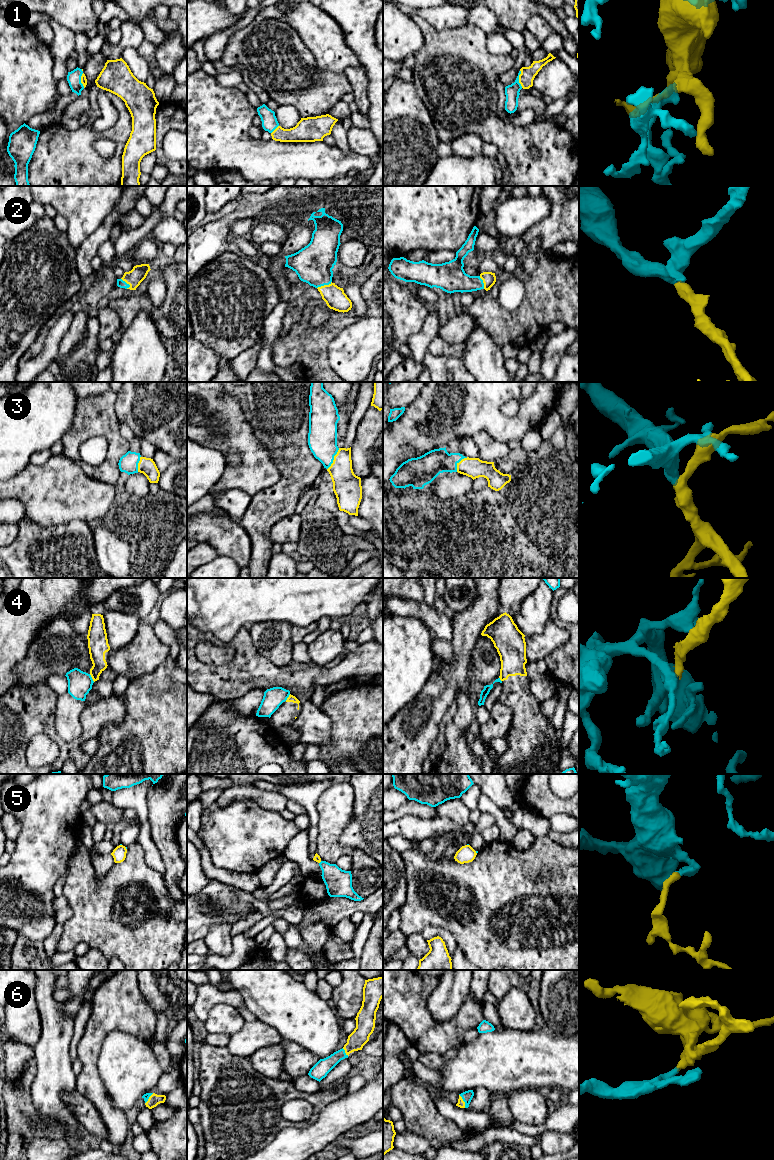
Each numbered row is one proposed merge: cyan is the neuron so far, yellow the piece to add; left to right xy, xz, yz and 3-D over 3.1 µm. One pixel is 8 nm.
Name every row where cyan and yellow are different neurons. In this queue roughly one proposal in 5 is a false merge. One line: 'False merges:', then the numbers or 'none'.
False merges: 4

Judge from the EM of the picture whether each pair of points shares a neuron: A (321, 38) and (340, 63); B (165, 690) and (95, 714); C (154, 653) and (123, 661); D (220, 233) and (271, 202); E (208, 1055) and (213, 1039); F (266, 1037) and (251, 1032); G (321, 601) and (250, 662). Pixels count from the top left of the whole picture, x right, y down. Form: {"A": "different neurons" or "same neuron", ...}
{"A": "same neuron", "B": "different neurons", "C": "same neuron", "D": "same neuron", "E": "different neurons", "F": "same neuron", "G": "different neurons"}

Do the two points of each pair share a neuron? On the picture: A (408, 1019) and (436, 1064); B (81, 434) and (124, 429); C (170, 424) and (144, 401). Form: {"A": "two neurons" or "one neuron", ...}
{"A": "two neurons", "B": "two neurons", "C": "one neuron"}

